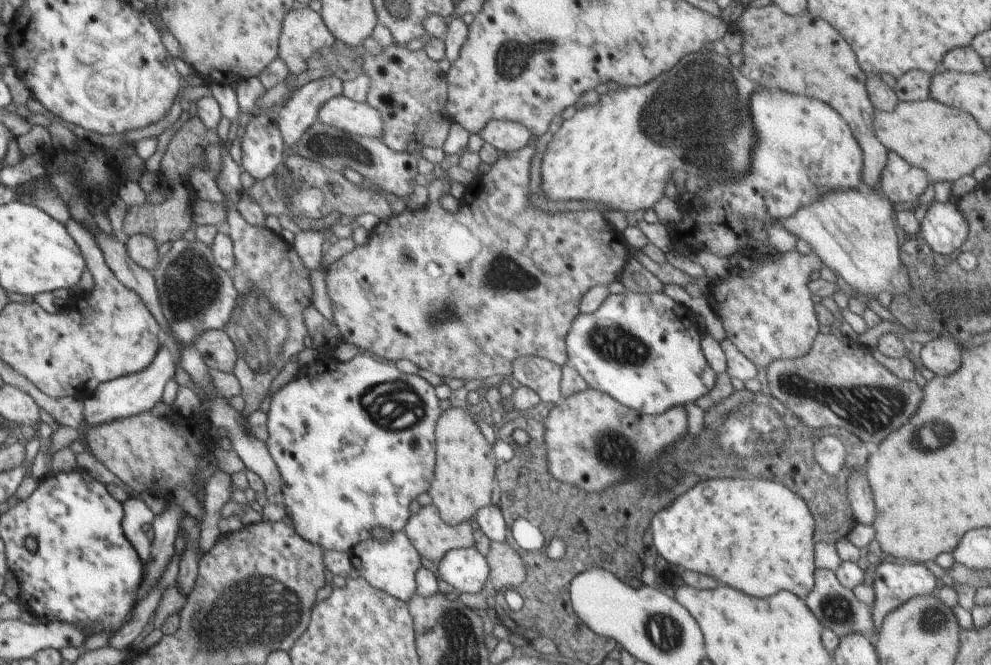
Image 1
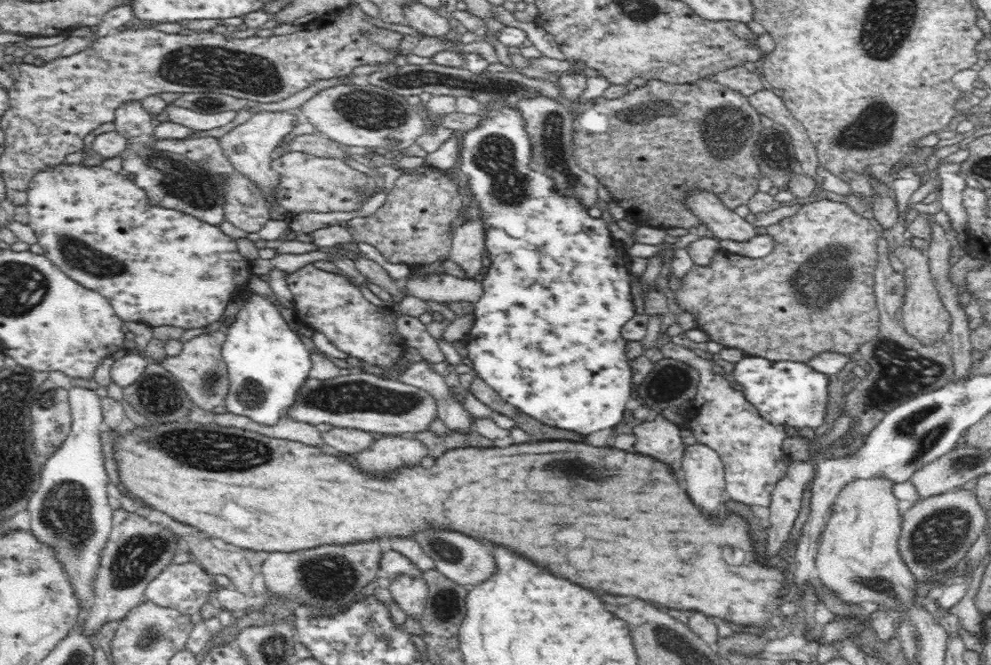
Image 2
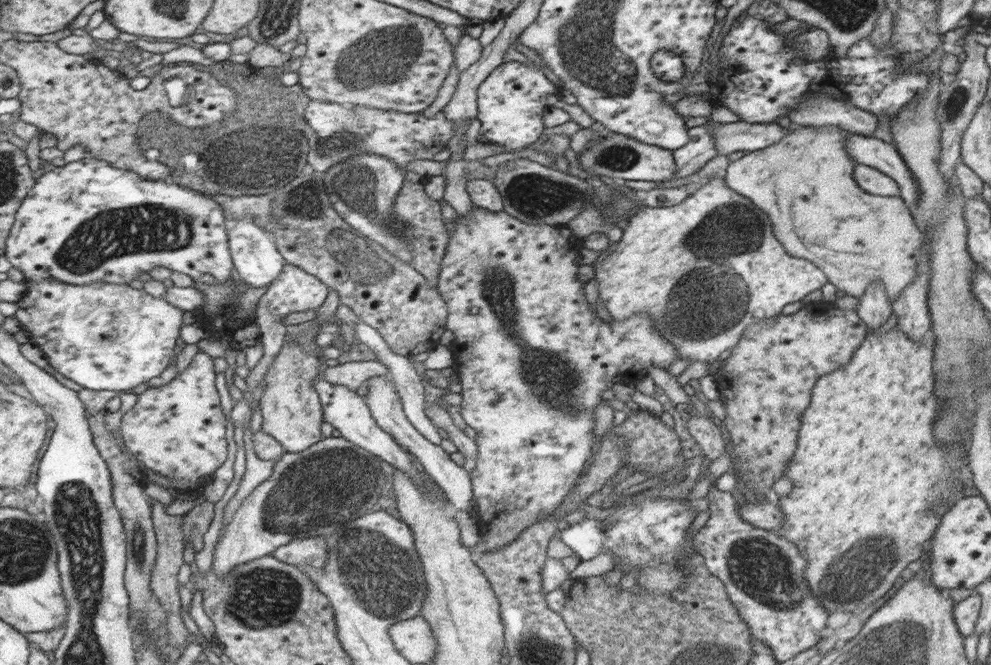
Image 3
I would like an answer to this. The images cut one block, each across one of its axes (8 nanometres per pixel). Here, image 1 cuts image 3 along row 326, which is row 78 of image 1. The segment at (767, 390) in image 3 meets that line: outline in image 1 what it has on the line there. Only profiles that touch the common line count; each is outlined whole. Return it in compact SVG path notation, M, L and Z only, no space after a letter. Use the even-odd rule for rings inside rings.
M774 2L768 6L758 6L756 8L745 8L742 16L736 22L727 24L731 33L738 33L742 36L742 58L744 62L739 67L740 73L763 88L776 88L786 90L790 93L805 95L816 98L827 103L833 110L836 110L852 132L856 142L862 150L862 182L864 185L874 188L880 186L880 174L886 166L888 160L888 150L879 142L874 135L872 124L874 121L874 108L870 103L866 90L867 77L860 69L857 57L850 46L842 39L842 36L824 20L814 18L812 14L802 12L796 16L790 16L780 10Z

